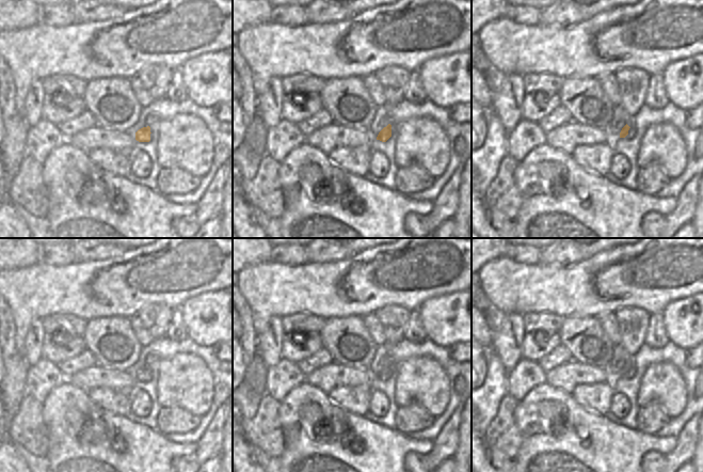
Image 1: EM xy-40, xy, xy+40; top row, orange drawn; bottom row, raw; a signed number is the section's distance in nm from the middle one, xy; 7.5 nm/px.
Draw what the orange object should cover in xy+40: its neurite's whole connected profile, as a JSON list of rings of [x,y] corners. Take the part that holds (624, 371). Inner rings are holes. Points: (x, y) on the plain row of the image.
[[[627,363],[622,367],[620,372],[621,379],[629,379],[635,376],[635,365],[629,366]]]

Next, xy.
[[[388,363],[384,366],[378,374],[377,379],[382,381],[386,381],[392,376],[392,364]]]

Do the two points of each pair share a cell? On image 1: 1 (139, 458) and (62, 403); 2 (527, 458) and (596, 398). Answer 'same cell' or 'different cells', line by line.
1: same cell
2: different cells

